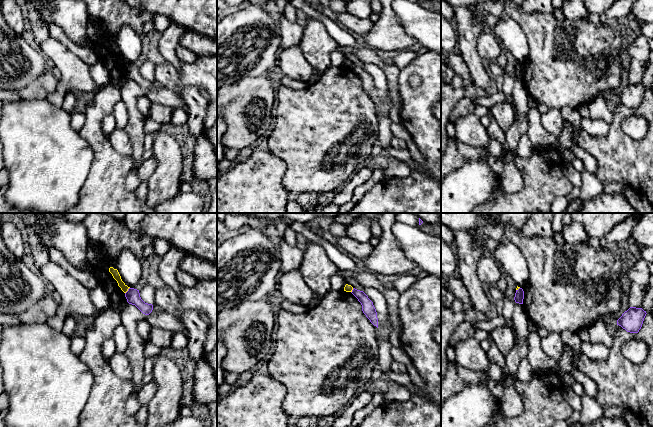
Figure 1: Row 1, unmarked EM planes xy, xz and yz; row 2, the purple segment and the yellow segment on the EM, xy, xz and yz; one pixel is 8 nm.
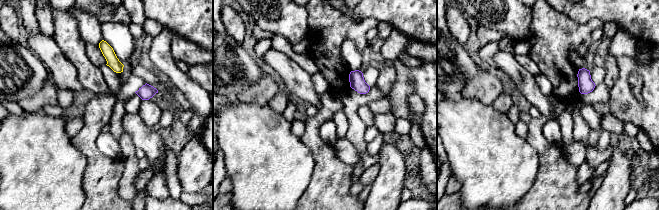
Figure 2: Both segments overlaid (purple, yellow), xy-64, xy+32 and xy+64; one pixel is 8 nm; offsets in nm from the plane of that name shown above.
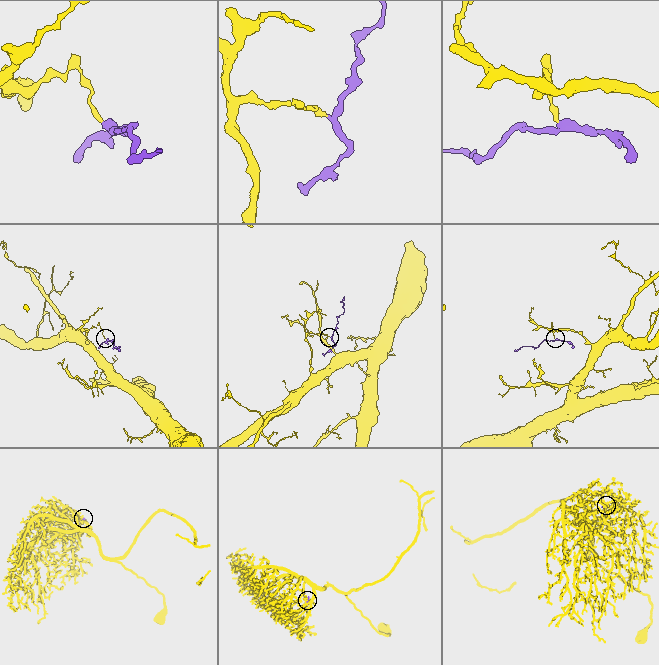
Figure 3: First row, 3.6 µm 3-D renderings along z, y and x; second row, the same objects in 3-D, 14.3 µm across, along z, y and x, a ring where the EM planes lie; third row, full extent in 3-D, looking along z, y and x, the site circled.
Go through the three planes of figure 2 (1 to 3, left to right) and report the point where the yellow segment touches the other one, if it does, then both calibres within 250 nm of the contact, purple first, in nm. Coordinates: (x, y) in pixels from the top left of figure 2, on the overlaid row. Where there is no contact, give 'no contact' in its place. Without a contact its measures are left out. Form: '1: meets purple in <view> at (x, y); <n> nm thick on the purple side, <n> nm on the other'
1: no contact
2: no contact
3: no contact

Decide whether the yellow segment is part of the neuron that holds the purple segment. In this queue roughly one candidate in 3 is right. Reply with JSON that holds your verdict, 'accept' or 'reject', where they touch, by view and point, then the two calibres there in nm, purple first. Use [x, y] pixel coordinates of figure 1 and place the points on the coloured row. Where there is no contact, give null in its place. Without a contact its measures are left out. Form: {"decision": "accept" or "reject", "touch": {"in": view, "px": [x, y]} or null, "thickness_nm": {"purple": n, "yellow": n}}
{"decision": "reject", "touch": {"in": "xy", "px": [128, 290]}, "thickness_nm": {"purple": 110, "yellow": 60}}

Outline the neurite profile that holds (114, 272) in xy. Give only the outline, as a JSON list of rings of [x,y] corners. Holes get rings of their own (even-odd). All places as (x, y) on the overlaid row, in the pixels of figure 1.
[[[113,267],[109,268],[109,272],[112,274],[113,278],[117,281],[118,286],[121,288],[121,290],[126,293],[130,287],[128,287],[121,279],[121,276],[117,269],[114,269]]]

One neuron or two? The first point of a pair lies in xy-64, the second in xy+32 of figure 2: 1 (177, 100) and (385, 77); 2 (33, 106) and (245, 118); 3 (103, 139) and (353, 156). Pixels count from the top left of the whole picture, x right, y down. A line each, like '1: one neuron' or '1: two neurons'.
1: one neuron
2: two neurons
3: one neuron

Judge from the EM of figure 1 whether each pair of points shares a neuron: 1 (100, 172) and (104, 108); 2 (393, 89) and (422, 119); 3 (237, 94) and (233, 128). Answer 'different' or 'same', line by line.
1: same
2: different
3: same

